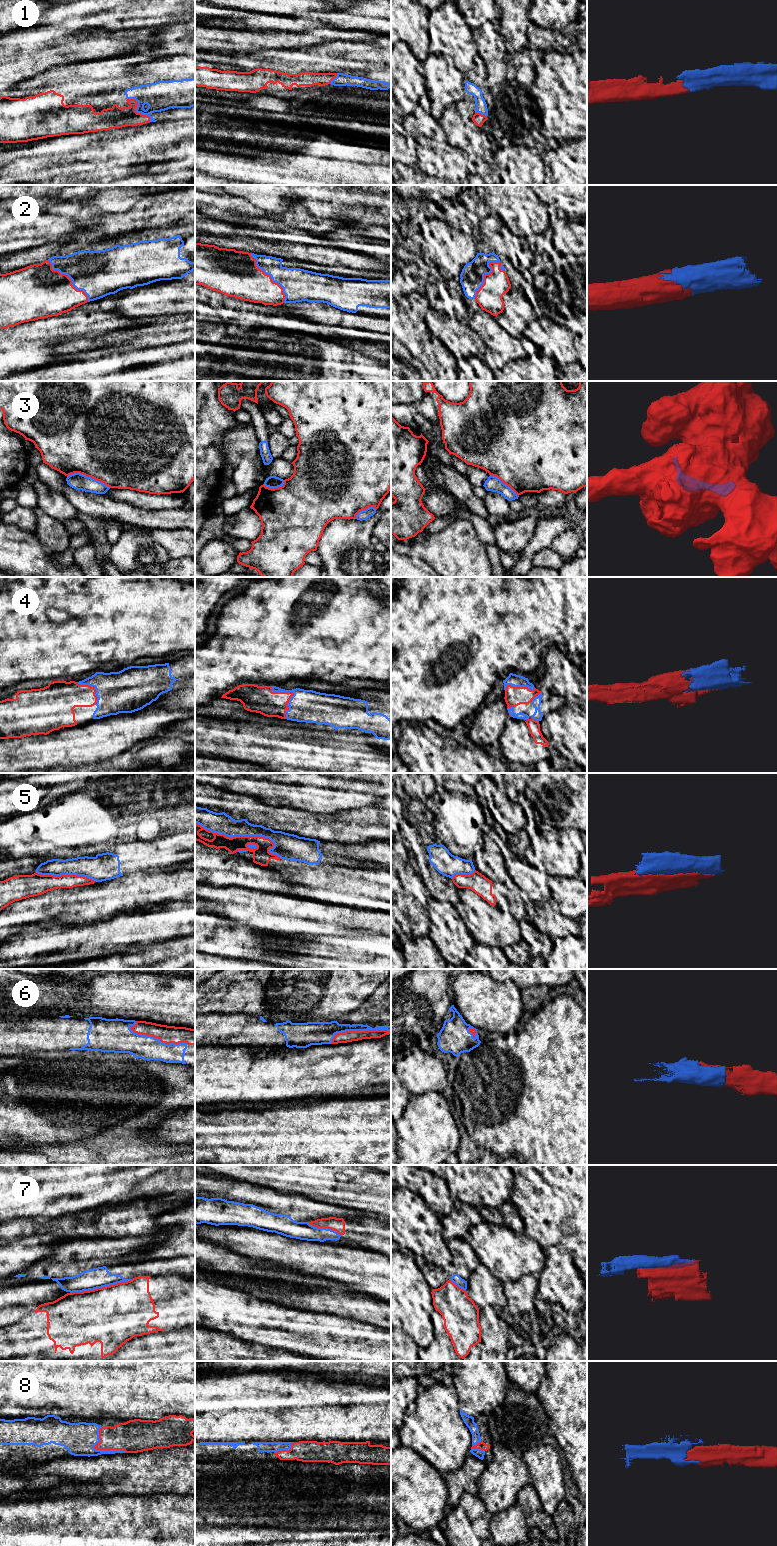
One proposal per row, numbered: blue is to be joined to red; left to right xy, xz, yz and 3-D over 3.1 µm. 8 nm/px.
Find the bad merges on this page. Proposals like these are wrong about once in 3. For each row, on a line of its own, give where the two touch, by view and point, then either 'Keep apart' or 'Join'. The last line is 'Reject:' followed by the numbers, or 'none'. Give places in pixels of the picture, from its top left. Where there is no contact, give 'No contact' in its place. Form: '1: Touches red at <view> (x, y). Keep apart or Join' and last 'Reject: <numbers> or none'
1: Touches red at xy (135, 110). Join
2: Touches red at xz (270, 277). Join
3: Touches red at xy (89, 476). Keep apart
4: Touches red at xz (293, 693). Join
5: Touches red at xz (245, 836). Keep apart
6: Touches red at xy (158, 1038). Join
7: Touches red at xy (102, 1287). Keep apart
8: Touches red at xy (101, 1449). Join
Reject: 3, 5, 7

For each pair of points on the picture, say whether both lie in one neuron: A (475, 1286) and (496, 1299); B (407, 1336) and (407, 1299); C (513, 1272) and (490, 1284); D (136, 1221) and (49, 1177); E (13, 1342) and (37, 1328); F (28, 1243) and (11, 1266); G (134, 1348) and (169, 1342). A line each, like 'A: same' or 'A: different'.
A: same
B: same
C: different
D: different
E: same
F: same
G: same

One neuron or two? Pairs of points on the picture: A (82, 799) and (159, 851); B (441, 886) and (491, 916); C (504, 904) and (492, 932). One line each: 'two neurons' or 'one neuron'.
A: two neurons
B: two neurons
C: one neuron

